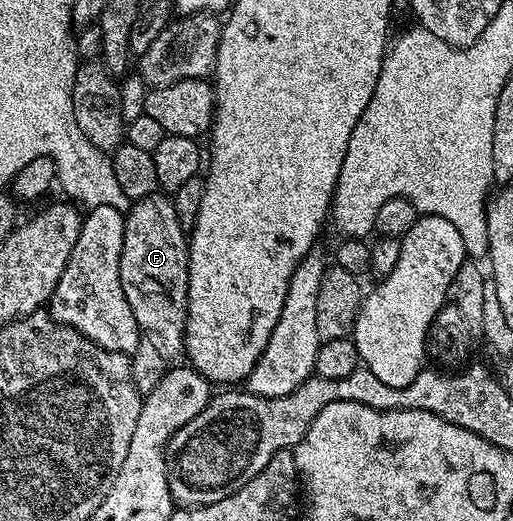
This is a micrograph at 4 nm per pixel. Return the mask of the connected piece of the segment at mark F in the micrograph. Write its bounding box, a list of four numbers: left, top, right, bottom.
[120,196,188,358]

